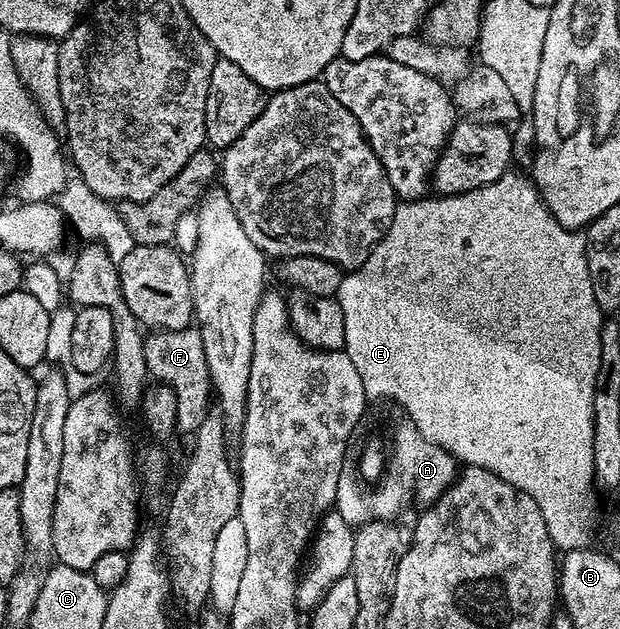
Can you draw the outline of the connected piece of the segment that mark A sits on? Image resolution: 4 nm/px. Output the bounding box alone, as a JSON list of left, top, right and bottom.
[333,427,460,529]

